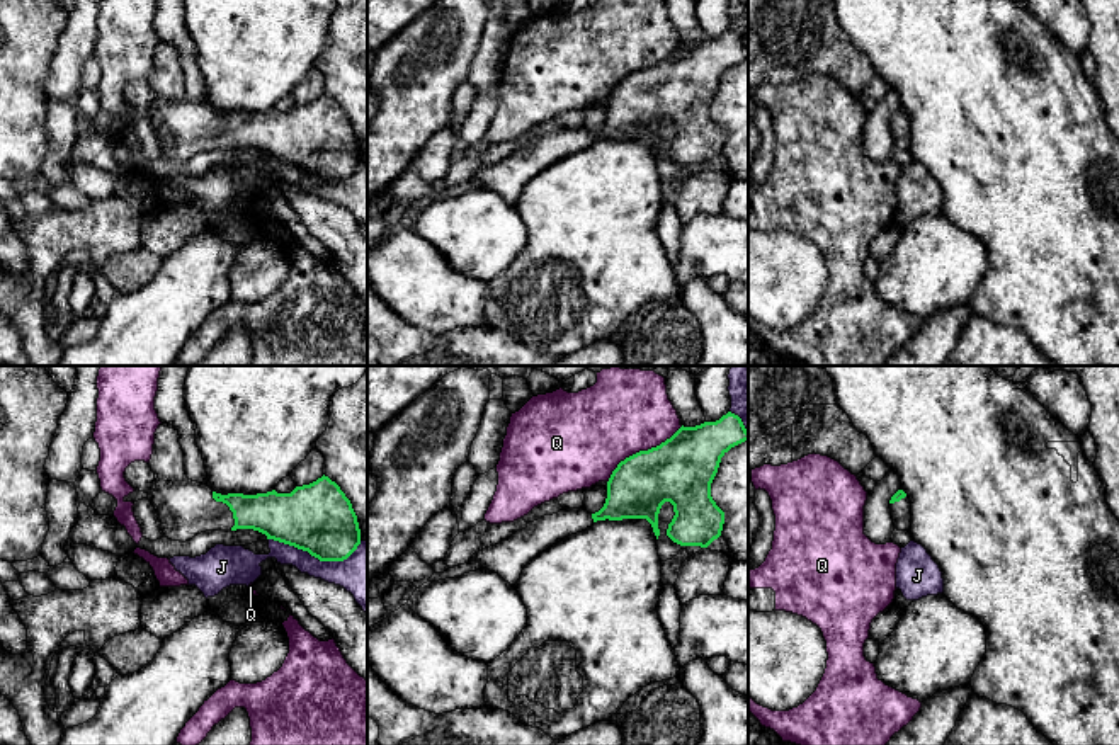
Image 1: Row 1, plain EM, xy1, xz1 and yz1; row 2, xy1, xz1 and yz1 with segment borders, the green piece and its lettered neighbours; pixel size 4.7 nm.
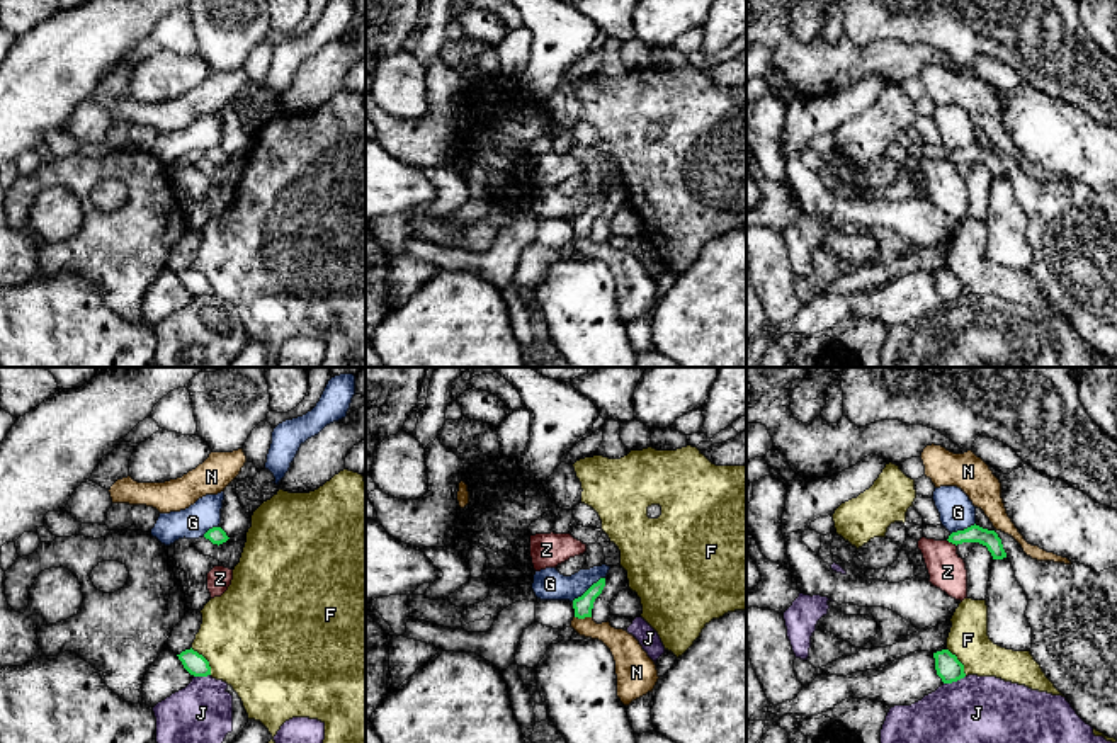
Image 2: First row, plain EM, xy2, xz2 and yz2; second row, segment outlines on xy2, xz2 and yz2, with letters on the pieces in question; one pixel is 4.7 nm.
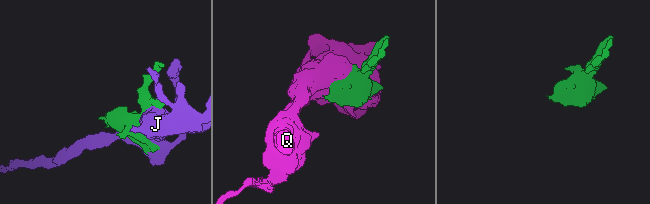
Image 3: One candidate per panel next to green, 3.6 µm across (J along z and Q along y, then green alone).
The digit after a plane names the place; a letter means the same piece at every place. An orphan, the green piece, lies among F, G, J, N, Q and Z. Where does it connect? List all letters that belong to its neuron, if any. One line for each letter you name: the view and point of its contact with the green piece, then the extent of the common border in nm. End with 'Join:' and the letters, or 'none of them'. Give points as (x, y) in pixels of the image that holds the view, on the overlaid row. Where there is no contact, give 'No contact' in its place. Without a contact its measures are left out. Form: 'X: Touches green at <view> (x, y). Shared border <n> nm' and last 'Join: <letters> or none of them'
Join: none of them

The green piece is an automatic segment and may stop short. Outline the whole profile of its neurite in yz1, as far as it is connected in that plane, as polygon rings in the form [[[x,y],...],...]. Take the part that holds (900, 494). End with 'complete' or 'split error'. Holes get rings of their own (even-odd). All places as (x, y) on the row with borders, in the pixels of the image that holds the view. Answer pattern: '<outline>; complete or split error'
[[[898,490],[889,500],[895,529],[910,531],[912,527],[912,503],[903,490]]]; split error

